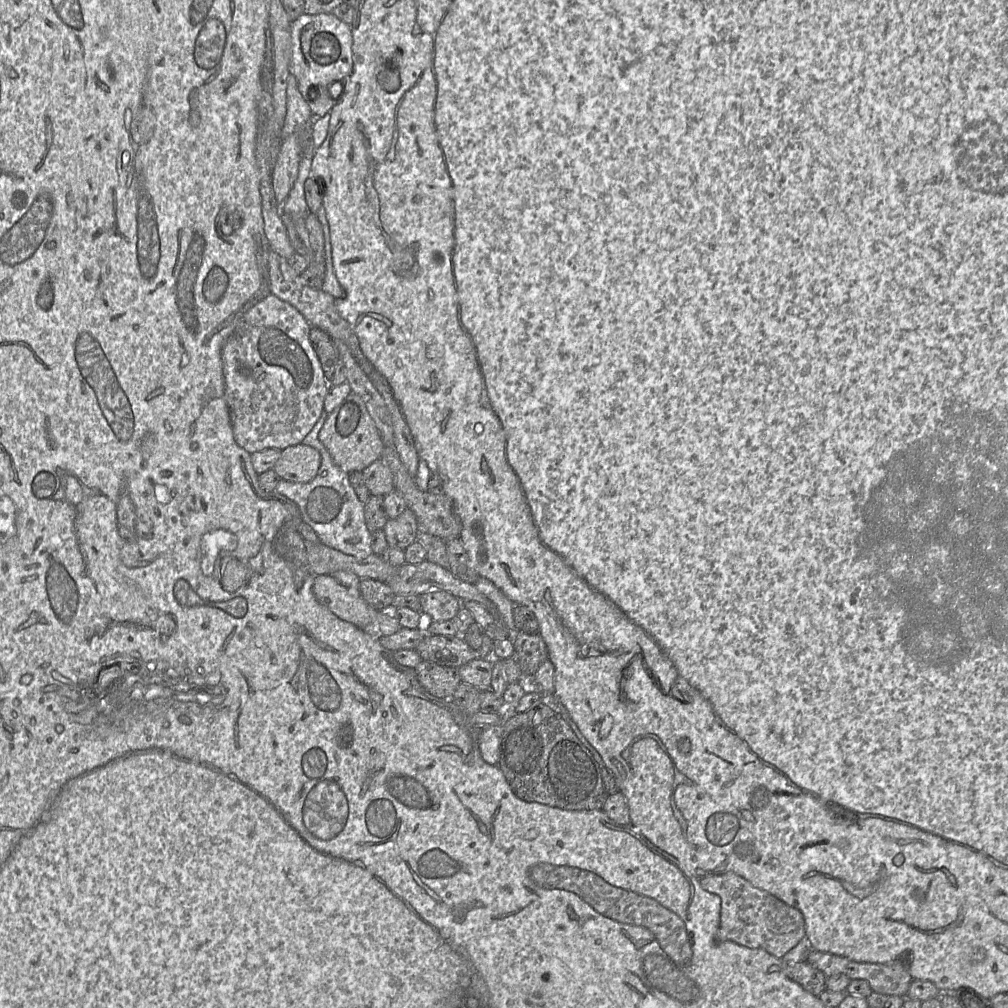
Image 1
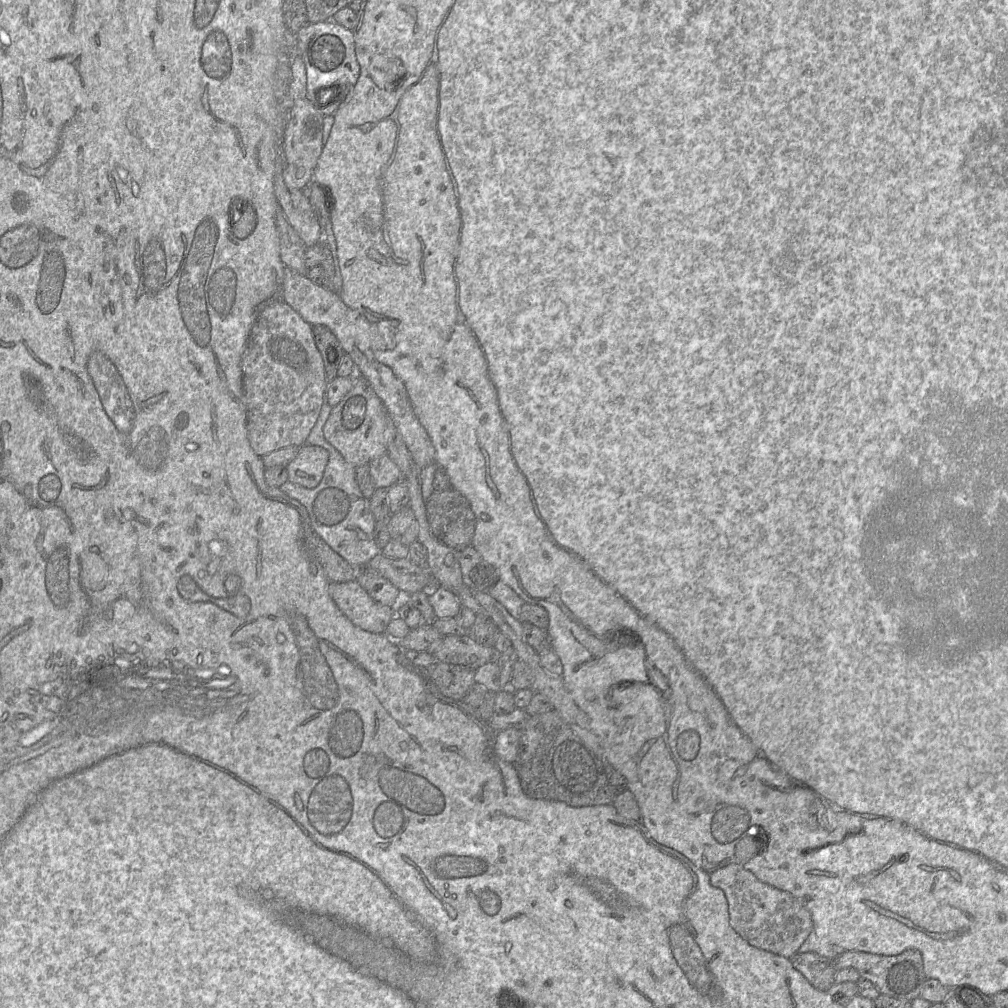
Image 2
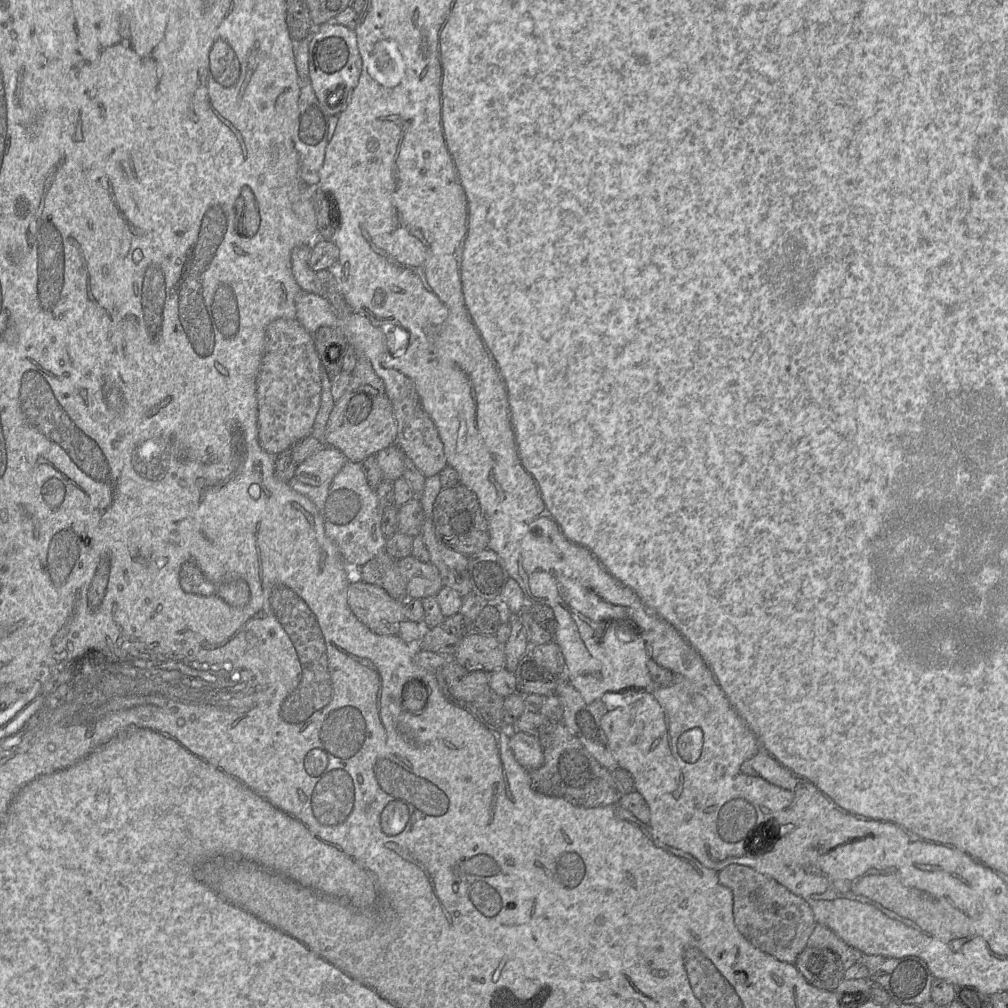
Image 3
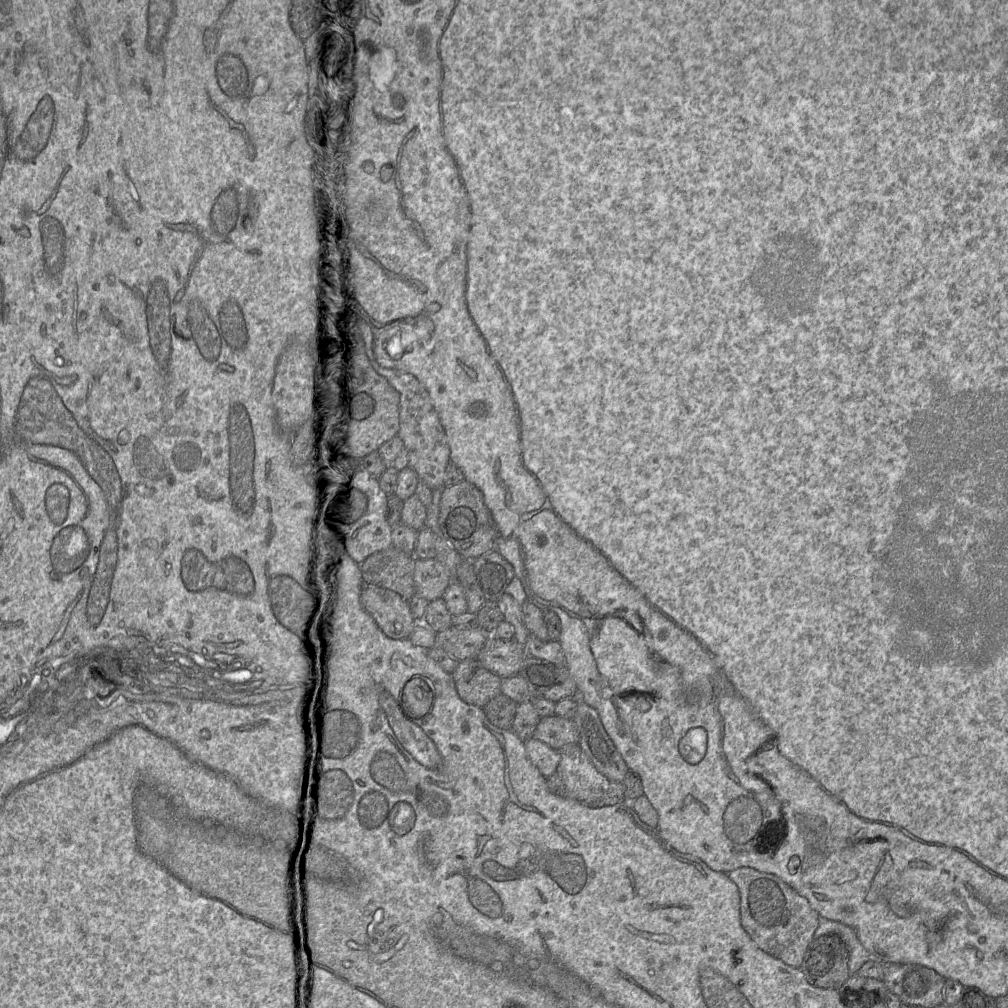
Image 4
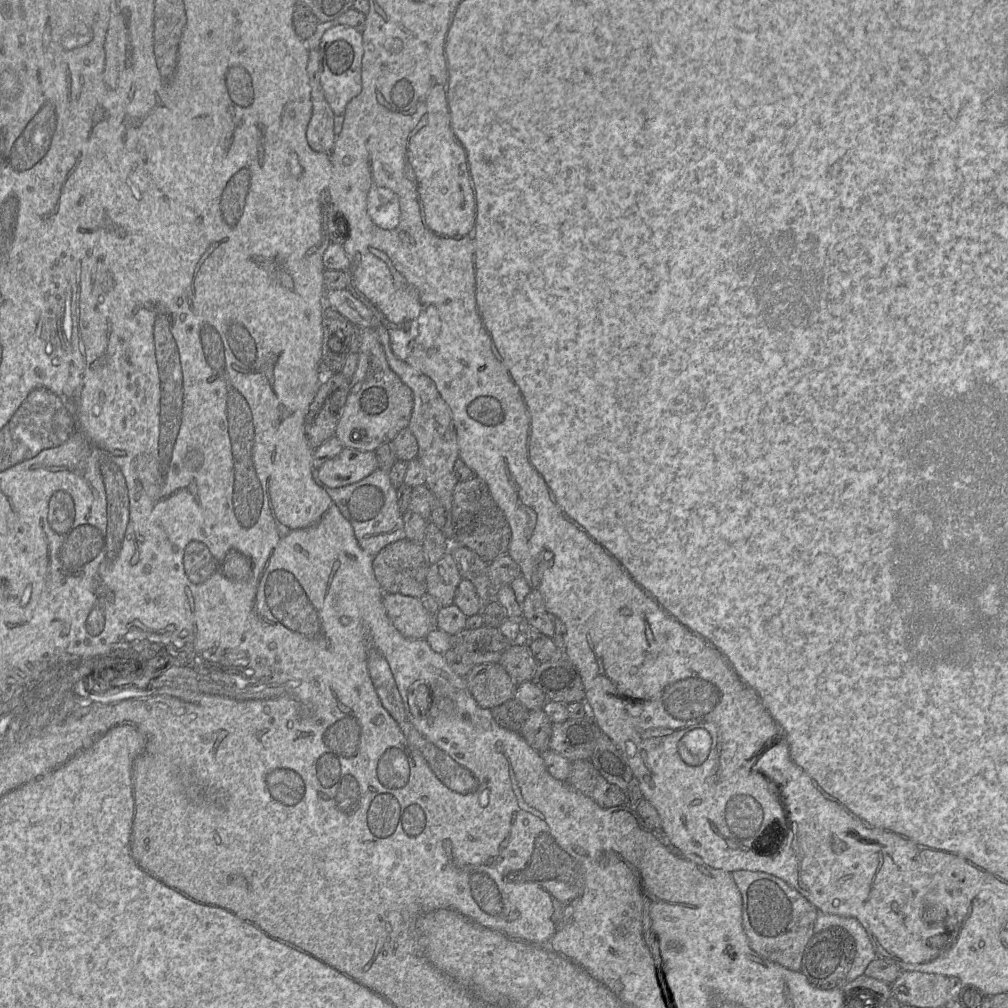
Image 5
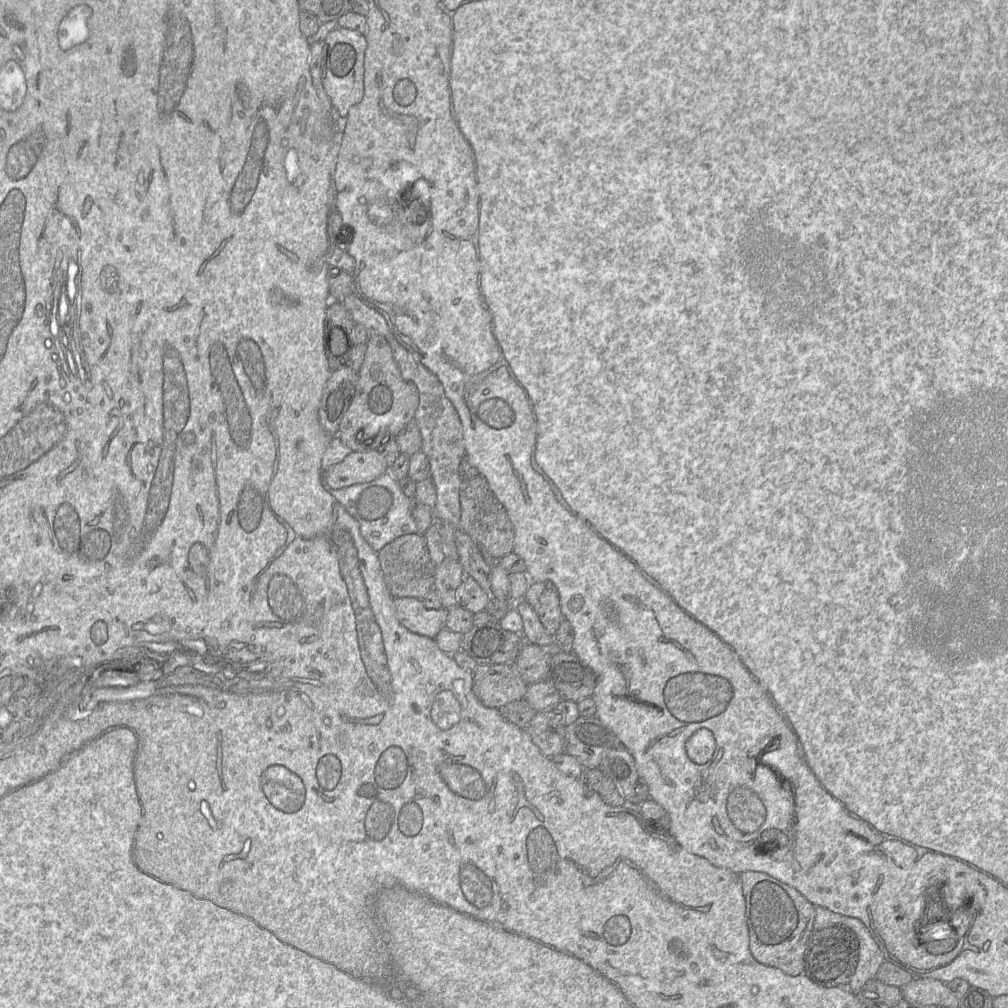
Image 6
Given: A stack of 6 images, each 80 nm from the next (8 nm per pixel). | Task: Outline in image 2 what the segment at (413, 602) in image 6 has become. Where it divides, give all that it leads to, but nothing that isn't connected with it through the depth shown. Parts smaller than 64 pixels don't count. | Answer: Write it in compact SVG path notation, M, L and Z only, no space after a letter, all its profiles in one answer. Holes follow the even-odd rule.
M357 579L330 582L328 591L340 611L363 630L385 633L388 624L396 616L395 608L373 600L359 585Z

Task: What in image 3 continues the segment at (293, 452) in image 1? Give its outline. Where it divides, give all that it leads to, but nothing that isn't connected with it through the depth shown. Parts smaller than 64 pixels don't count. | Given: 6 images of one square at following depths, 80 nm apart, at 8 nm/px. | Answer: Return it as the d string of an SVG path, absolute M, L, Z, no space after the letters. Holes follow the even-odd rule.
M324 445L297 465L294 478L310 486L320 486L331 480L347 461L341 451Z

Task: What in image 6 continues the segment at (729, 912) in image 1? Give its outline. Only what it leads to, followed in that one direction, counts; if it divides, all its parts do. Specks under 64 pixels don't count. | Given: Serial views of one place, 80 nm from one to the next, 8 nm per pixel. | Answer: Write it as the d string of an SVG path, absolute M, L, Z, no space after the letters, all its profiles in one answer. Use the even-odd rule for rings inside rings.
M763 872L739 874L745 898L749 949L760 963L797 976L804 972L808 942L813 930L815 907L795 888Z

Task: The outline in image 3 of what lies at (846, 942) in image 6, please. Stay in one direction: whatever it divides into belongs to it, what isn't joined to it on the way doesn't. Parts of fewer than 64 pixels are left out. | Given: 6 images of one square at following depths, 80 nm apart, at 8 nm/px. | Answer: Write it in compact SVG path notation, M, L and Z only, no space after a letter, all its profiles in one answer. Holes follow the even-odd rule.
M806 947L794 965L809 984L822 990L834 991L844 979L844 963L826 948Z

